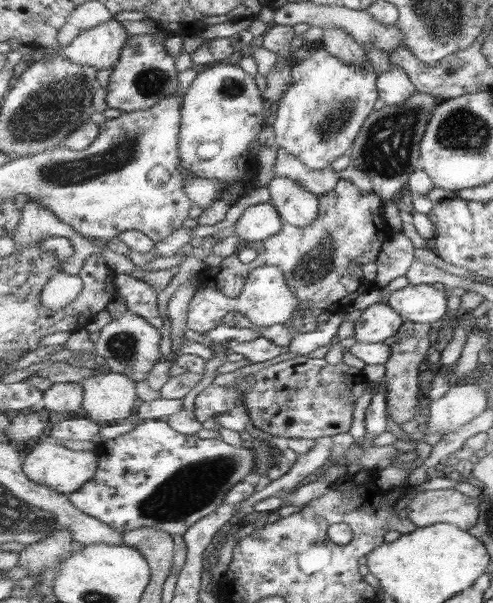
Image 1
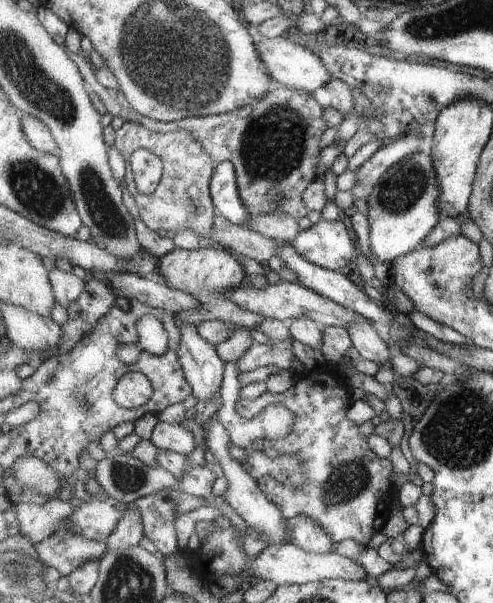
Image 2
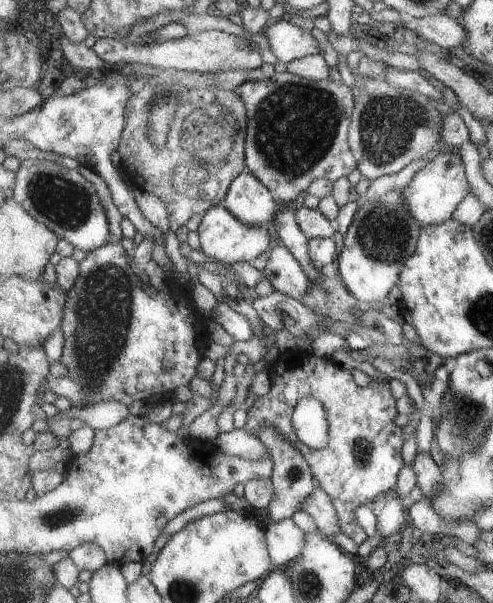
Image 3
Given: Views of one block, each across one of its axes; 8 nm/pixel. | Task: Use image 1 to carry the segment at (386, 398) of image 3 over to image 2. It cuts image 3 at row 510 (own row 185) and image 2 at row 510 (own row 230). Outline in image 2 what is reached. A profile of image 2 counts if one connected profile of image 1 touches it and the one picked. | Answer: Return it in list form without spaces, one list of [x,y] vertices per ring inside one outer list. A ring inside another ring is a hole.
[[[330,365],[322,368],[315,367],[305,374],[293,377],[291,388],[286,392],[273,393],[265,391],[256,400],[239,398],[236,410],[244,418],[253,419],[271,404],[285,404],[297,416],[295,426],[285,438],[257,441],[255,446],[259,450],[264,450],[265,454],[271,459],[279,455],[287,455],[297,460],[305,482],[303,482],[301,489],[297,489],[293,485],[284,486],[274,478],[265,477],[265,480],[261,480],[260,486],[262,486],[262,490],[267,494],[271,502],[275,502],[281,508],[281,512],[285,514],[287,519],[293,520],[297,514],[305,514],[305,516],[313,518],[313,522],[321,524],[327,530],[327,534],[331,536],[333,543],[336,544],[343,542],[343,540],[351,539],[367,547],[367,544],[372,542],[371,538],[374,539],[375,534],[383,532],[388,521],[392,518],[393,504],[397,502],[397,491],[393,486],[393,482],[391,482],[395,466],[388,458],[377,456],[369,448],[367,436],[361,433],[359,425],[347,418],[346,412],[354,401],[351,401],[346,396],[346,385],[347,383],[343,377]]]

